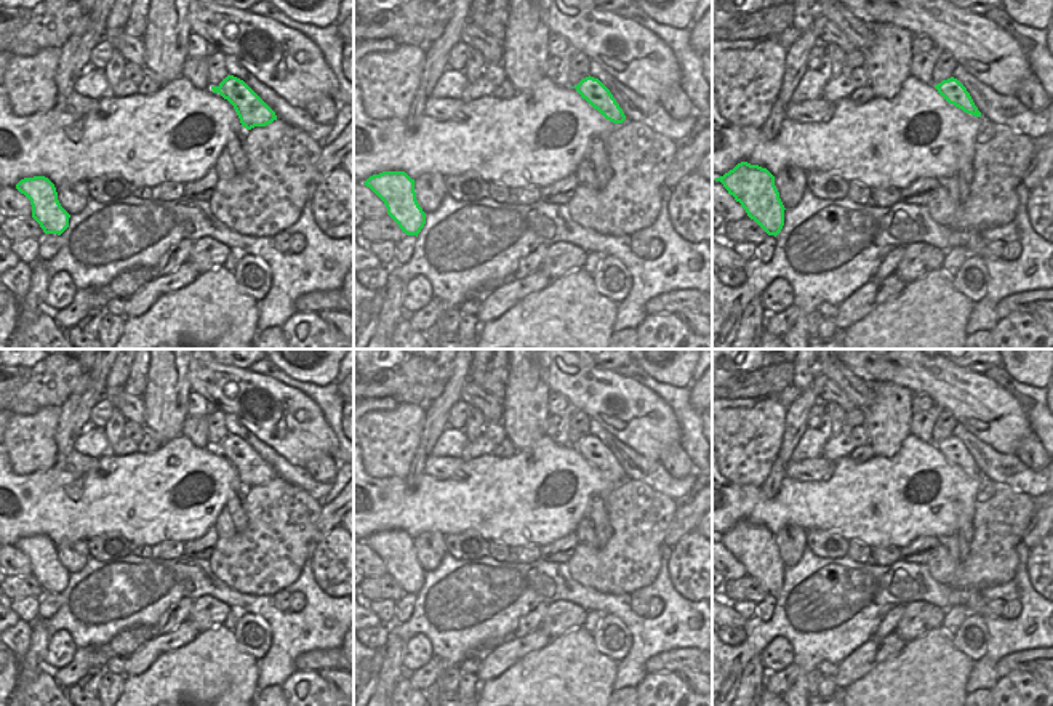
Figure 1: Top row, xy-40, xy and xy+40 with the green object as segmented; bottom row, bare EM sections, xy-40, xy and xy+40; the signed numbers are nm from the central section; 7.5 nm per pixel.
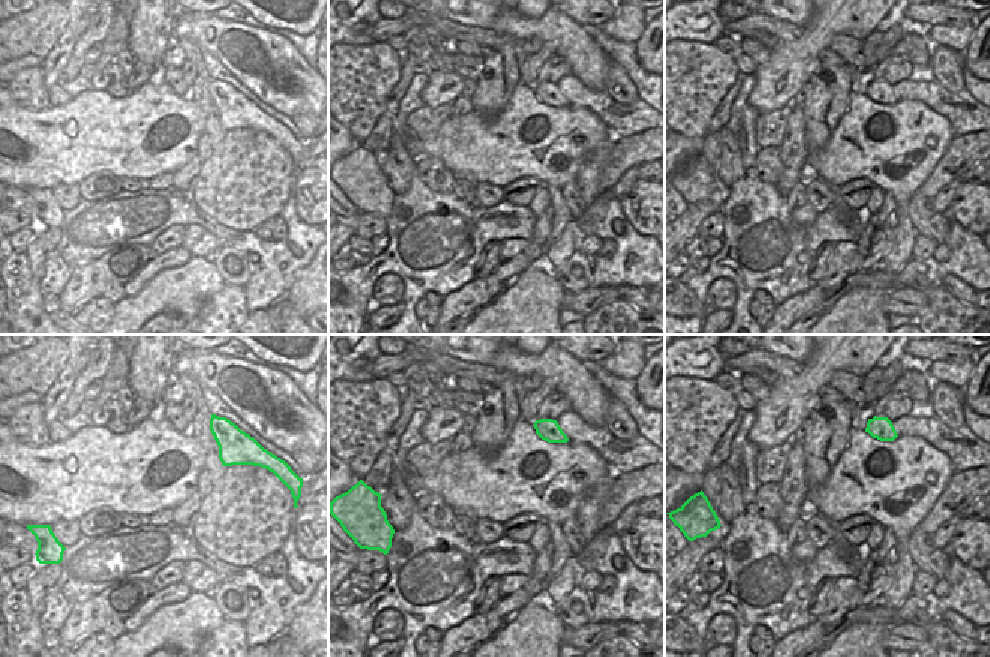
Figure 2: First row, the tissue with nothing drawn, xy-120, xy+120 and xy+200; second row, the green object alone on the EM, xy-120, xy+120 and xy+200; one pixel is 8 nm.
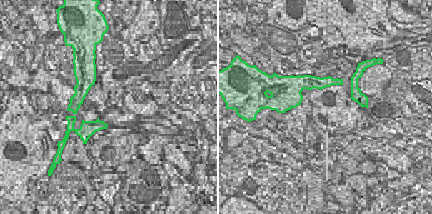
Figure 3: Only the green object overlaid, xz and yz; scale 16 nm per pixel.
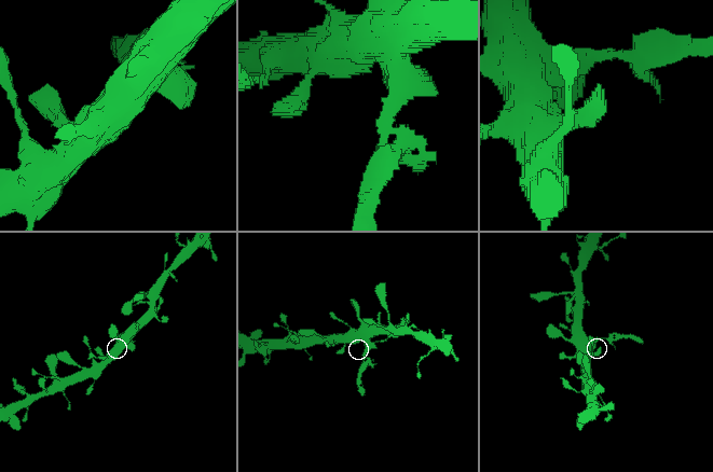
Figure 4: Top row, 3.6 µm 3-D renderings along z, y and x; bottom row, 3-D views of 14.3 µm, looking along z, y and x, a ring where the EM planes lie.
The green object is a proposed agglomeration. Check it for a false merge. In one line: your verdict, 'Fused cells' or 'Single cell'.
Fused cells

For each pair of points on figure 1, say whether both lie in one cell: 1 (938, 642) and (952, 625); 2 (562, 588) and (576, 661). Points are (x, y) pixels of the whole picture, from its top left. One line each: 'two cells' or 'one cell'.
1: two cells
2: two cells

